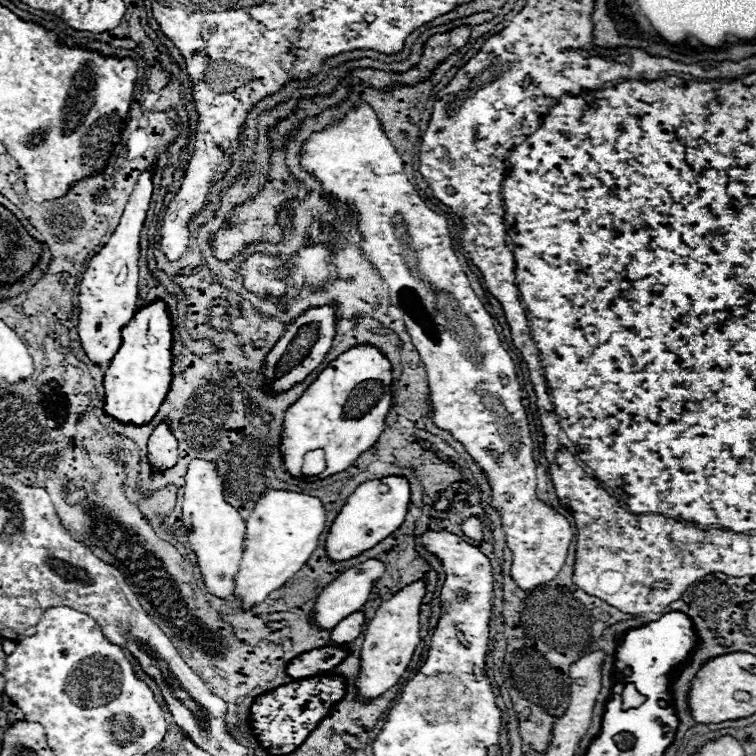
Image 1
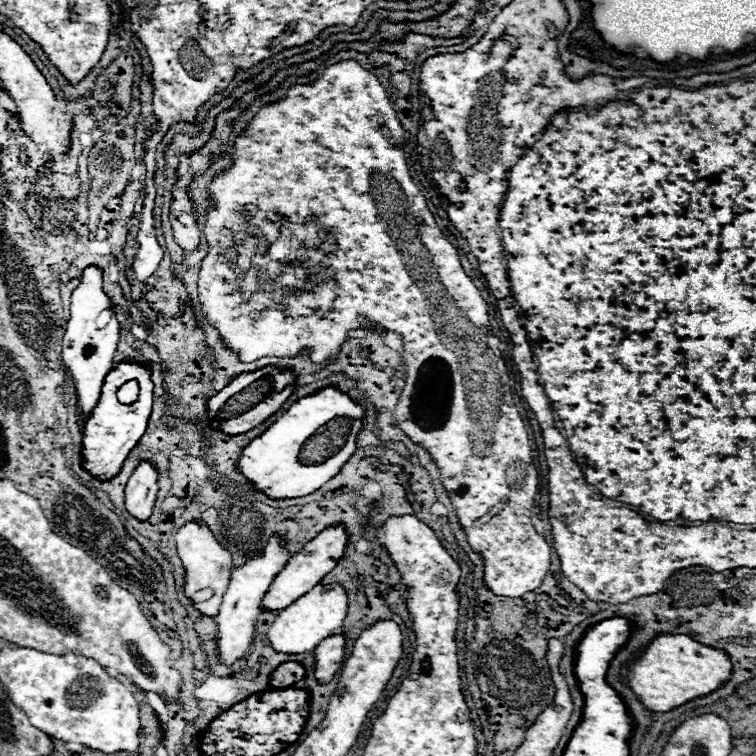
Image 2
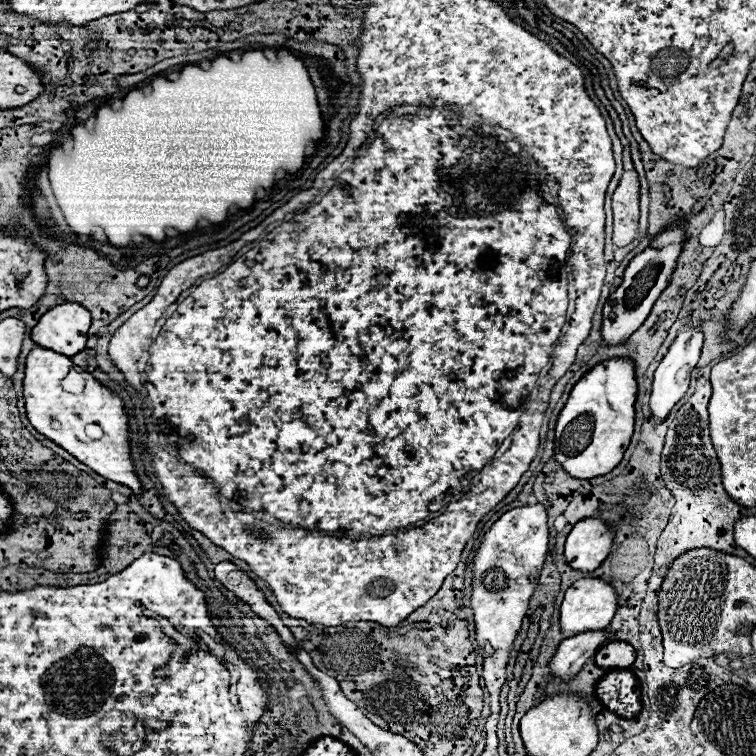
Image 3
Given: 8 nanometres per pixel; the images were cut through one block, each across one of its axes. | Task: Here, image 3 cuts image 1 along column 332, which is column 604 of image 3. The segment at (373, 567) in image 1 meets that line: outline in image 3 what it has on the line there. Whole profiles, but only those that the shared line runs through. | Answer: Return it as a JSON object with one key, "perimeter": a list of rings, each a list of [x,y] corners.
{"perimeter":[[[582,578],[574,582],[560,606],[562,634],[574,636],[582,630],[602,630],[610,626],[616,614],[618,594],[612,584],[600,578]]]}

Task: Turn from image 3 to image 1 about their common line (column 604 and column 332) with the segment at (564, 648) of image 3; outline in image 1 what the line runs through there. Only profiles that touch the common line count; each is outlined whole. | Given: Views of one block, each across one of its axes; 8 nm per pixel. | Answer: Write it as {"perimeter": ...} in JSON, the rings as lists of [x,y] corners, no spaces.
{"perimeter":[[[358,610],[356,614],[350,614],[340,624],[336,624],[336,628],[332,628],[330,638],[334,644],[350,644],[356,636],[362,634],[362,628],[364,628],[364,612]]]}

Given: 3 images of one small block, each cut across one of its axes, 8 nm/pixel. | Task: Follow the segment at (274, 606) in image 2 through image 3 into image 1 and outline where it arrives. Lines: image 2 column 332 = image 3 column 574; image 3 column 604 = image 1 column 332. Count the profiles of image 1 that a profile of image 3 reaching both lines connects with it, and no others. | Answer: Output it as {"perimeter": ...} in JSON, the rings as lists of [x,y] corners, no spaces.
{"perimeter":[[[386,476],[380,480],[368,480],[360,484],[346,500],[344,508],[336,516],[326,536],[326,554],[332,560],[348,560],[364,550],[376,546],[376,542],[388,538],[388,534],[396,532],[410,504],[410,480],[402,476]]]}

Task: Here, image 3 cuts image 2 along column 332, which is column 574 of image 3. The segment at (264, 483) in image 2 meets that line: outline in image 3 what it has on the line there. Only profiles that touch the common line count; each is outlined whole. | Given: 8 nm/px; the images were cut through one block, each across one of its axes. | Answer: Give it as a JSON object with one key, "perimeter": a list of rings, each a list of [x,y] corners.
{"perimeter":[[[610,358],[588,370],[572,388],[556,422],[556,462],[574,478],[608,474],[624,456],[634,434],[638,384],[630,358]]]}

